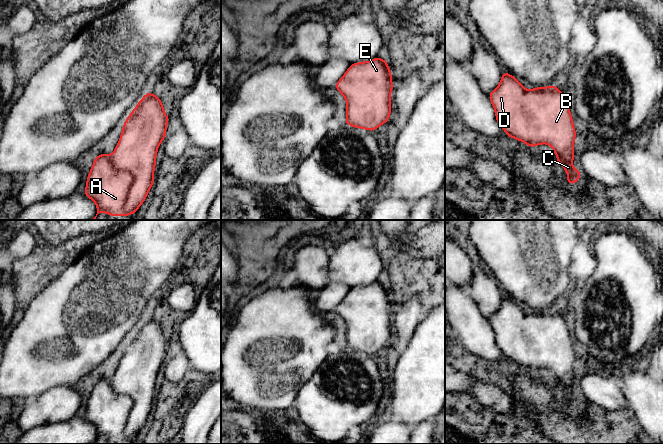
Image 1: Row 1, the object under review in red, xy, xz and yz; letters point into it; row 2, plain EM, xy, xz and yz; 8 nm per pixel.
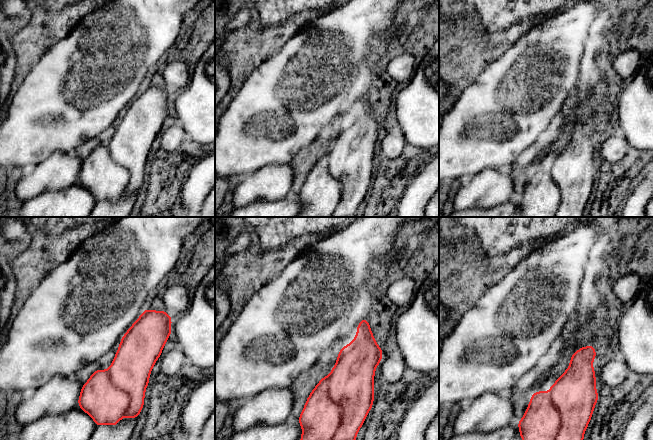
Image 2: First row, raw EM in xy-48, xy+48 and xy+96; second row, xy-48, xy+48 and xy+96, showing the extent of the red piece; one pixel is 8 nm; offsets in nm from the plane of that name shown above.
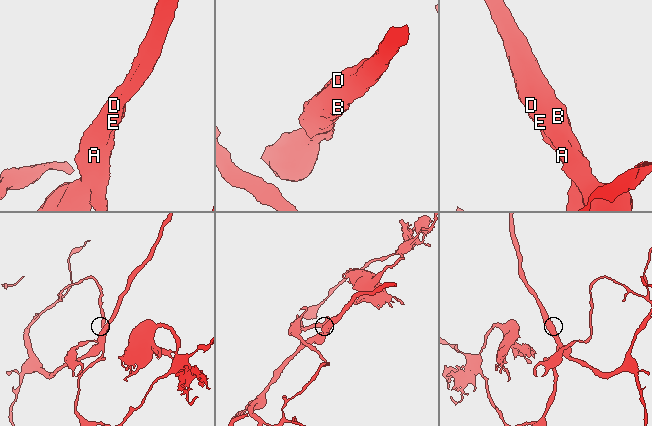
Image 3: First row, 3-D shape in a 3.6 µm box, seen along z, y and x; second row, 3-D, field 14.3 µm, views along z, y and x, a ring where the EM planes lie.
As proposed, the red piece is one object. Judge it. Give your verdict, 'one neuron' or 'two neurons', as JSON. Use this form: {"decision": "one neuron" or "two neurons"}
{"decision": "one neuron"}

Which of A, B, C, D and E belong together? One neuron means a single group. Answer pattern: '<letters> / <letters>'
A B C D E

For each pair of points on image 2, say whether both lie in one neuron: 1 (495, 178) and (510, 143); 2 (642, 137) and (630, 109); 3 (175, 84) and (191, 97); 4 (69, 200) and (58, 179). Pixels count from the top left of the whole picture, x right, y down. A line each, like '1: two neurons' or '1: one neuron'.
1: two neurons
2: one neuron
3: two neurons
4: two neurons

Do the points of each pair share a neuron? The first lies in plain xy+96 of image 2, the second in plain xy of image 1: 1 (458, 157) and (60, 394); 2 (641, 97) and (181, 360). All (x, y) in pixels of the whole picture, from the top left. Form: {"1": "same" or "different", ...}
{"1": "different", "2": "different"}

